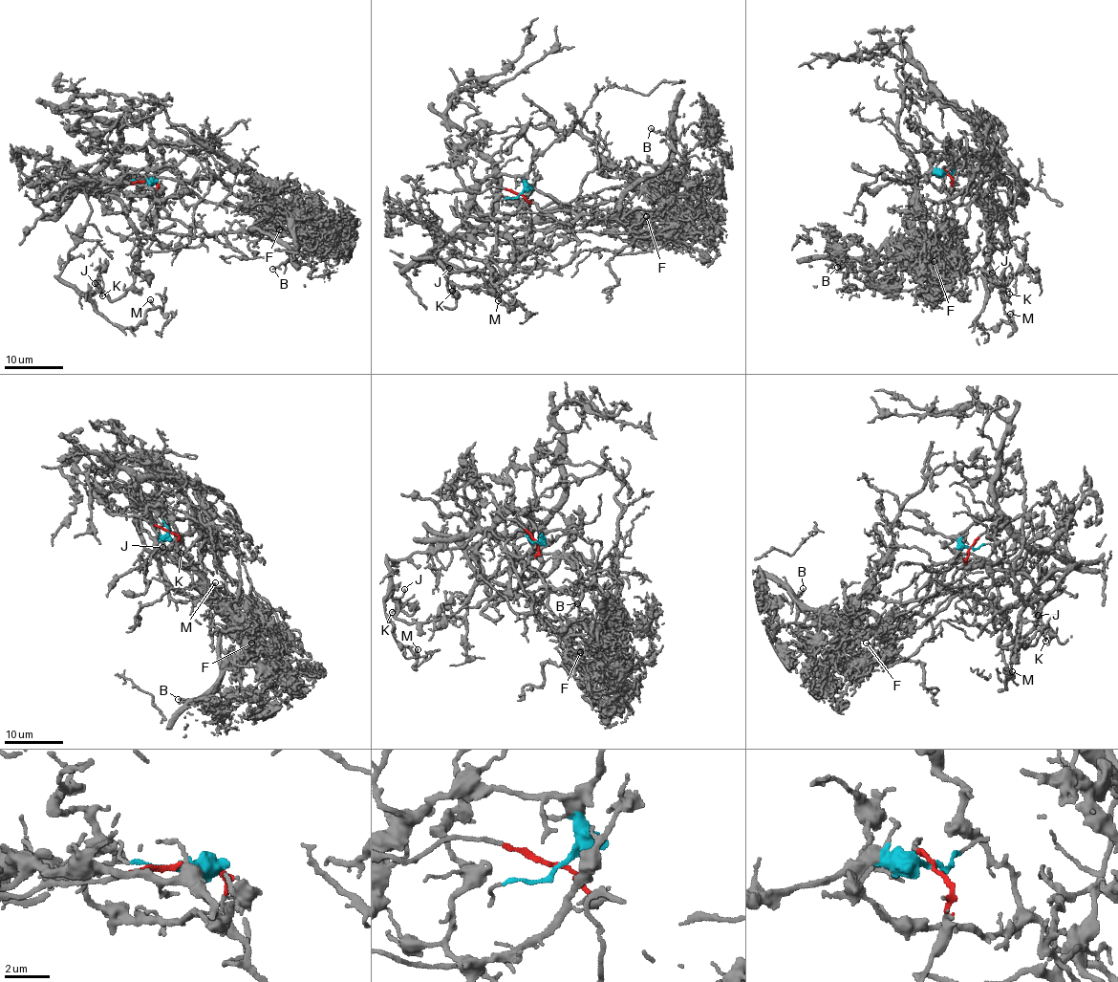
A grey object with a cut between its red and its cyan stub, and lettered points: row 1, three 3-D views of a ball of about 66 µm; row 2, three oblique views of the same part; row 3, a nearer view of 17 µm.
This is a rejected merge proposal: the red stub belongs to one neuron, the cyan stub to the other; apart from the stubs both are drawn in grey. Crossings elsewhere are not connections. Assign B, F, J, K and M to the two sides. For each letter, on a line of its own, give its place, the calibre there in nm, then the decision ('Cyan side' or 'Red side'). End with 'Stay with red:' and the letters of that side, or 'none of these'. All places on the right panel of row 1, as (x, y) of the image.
B: Place: (837, 267). Thickness 130 nm. Red side
F: Place: (934, 261). Thickness 100 nm. Red side
J: Place: (992, 272). Thickness 100 nm. Cyan side
K: Place: (1009, 294). Thickness 110 nm. Cyan side
M: Place: (1010, 314). Thickness 150 nm. Cyan side
Stay with red: B, F

